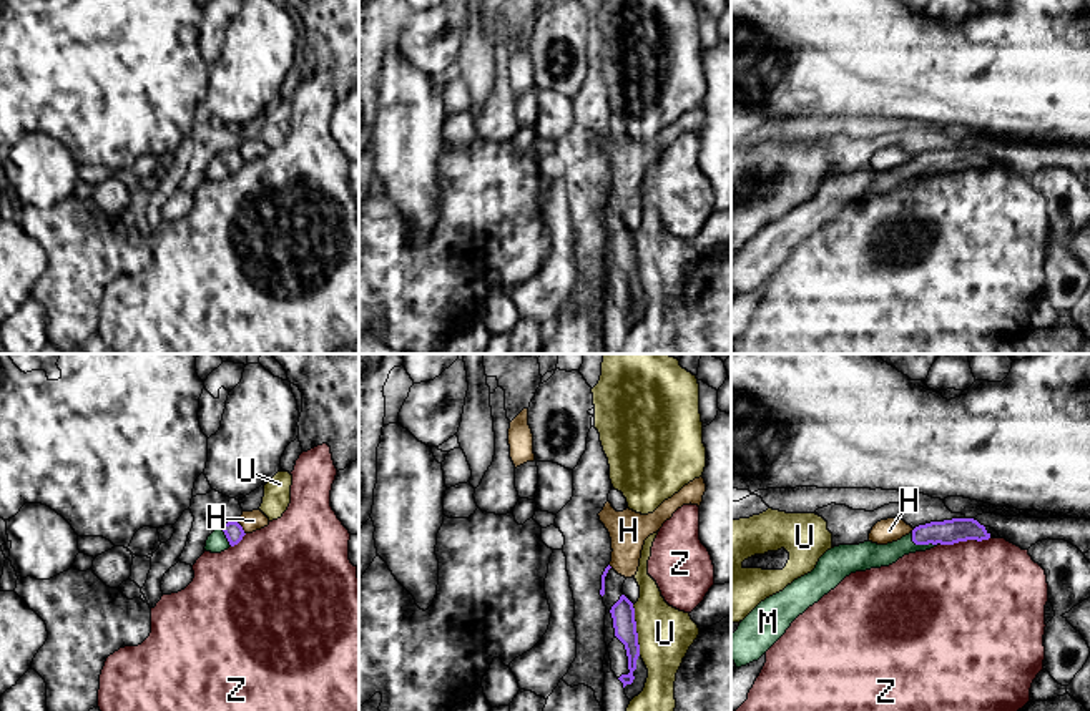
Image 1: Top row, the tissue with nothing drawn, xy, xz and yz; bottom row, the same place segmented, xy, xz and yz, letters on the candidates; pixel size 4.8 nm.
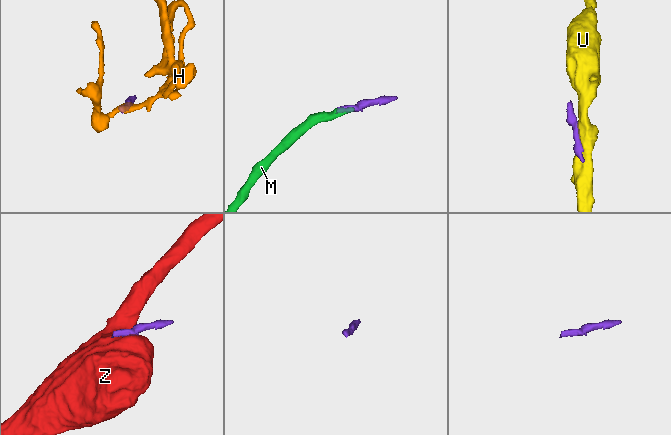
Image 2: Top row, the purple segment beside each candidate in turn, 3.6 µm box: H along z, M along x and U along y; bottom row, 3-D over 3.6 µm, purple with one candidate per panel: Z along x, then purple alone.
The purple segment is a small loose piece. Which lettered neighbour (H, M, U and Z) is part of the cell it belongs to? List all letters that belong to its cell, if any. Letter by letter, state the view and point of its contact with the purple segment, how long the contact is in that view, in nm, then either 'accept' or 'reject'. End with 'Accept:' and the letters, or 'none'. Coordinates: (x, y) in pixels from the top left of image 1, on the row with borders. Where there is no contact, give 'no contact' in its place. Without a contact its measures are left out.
H: xy (241, 529) | 80 nm | reject
M: yz (924, 544) | 160 nm | accept
U: xz (635, 630) | 260 nm | reject
Z: yz (964, 540) | 240 nm | reject
Accept: M

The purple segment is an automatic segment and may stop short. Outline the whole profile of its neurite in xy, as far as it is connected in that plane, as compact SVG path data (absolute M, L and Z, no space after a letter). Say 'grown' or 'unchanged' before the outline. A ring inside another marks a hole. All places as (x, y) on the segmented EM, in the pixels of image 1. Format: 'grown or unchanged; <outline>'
grown; M228 522L208 537L204 550L221 553L229 547L238 545L244 535L246 533L238 522Z

